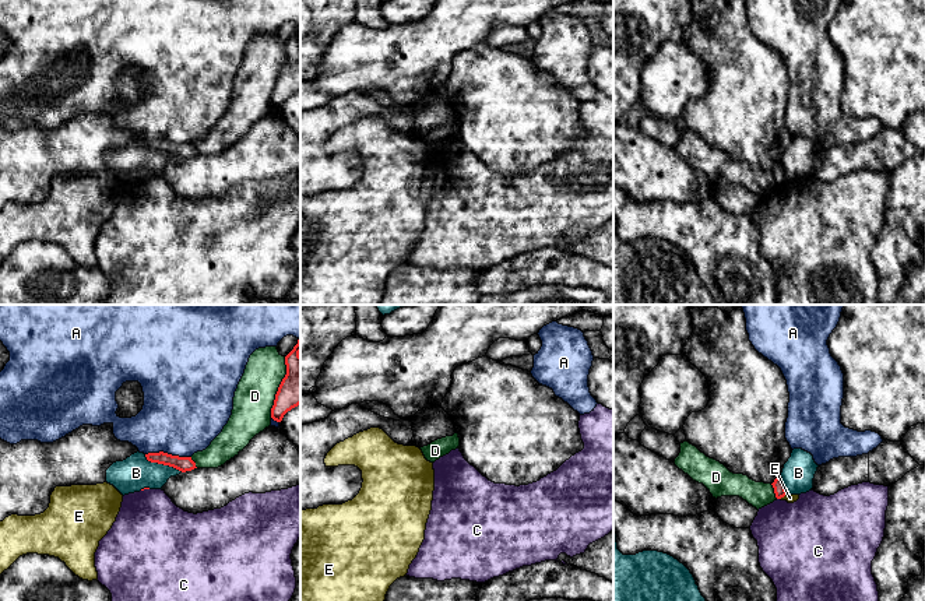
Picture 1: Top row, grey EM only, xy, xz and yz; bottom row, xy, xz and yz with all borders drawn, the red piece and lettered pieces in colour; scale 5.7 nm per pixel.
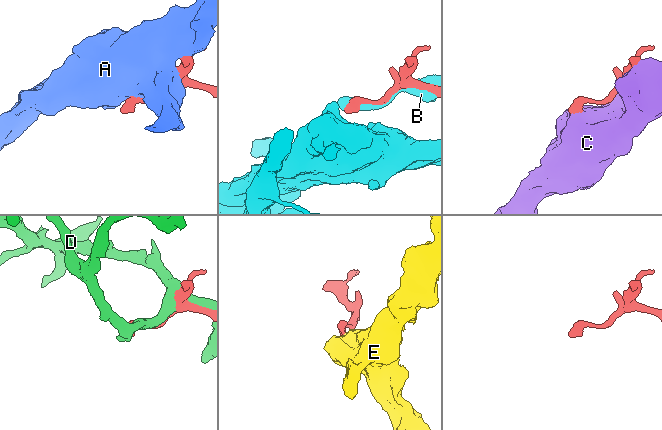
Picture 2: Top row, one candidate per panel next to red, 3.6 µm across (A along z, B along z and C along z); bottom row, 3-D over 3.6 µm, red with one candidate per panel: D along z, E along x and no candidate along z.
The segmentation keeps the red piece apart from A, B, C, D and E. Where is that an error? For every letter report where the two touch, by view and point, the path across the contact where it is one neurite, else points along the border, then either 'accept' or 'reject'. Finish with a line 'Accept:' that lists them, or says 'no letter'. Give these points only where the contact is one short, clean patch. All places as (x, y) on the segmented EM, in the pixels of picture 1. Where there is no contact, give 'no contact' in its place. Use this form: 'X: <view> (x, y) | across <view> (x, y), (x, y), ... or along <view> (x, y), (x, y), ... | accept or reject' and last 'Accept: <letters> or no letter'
A: xy (166, 453) | reject
B: xy (162, 463) | reject
C: yz (778, 498) | reject
D: xy (278, 387) | reject
E: yz (783, 496) | along yz (785, 494), (780, 498) | reject
Accept: no letter

